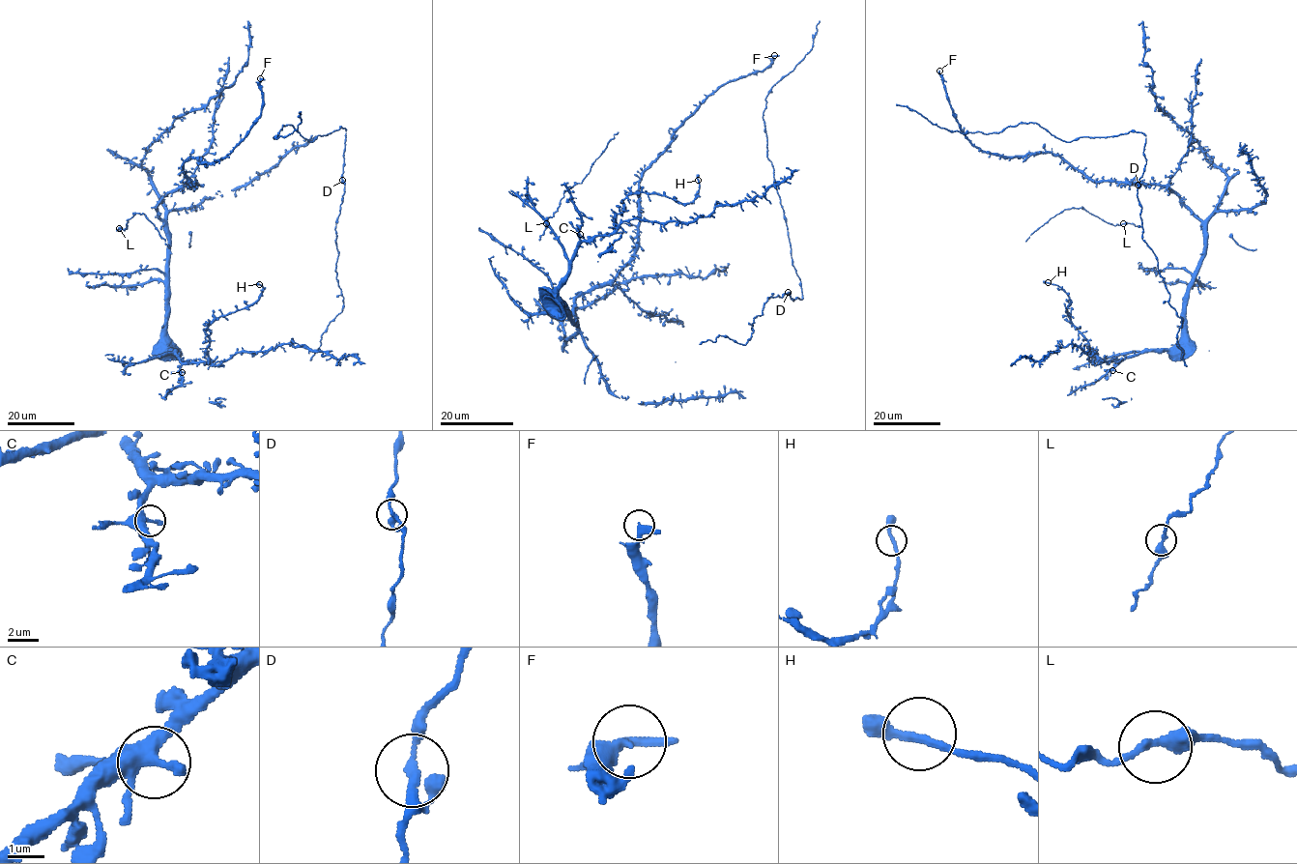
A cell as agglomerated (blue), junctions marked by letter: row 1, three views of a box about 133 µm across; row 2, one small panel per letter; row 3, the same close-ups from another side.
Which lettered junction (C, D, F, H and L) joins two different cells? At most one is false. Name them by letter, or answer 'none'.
none

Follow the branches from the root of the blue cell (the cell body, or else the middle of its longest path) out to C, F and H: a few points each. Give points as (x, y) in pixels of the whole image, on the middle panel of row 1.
C: (672, 135), (640, 183), (635, 256), (611, 280), (576, 299), (573, 322), (553, 298), (580, 234)
F: (672, 135), (709, 96), (729, 82), (761, 72), (770, 65), (774, 55)
H: (672, 135), (640, 183), (635, 256), (571, 321), (553, 298), (580, 244), (629, 195), (691, 203), (698, 180)

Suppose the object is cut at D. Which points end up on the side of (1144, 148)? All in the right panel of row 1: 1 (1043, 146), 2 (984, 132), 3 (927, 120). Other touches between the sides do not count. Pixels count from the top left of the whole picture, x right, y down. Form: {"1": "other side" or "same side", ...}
{"1": "other side", "2": "same side", "3": "same side"}

